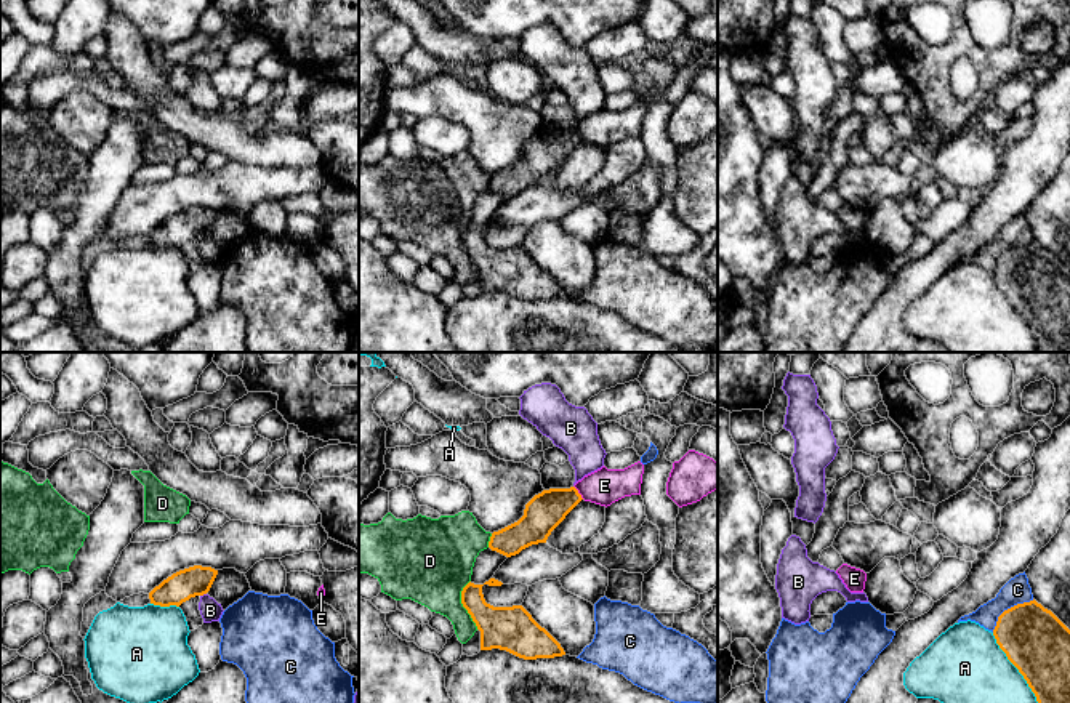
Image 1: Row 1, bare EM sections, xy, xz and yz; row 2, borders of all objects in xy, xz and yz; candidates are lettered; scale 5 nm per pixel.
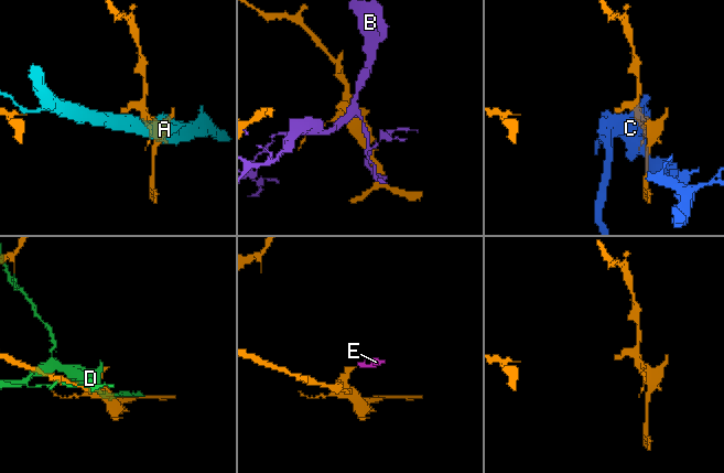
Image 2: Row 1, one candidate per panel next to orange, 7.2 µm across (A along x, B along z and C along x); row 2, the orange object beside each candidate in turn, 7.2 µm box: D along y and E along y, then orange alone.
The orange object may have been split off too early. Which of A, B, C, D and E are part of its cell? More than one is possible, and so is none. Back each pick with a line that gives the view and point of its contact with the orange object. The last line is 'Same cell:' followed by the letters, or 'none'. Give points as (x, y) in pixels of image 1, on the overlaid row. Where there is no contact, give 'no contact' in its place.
Same cell: none

